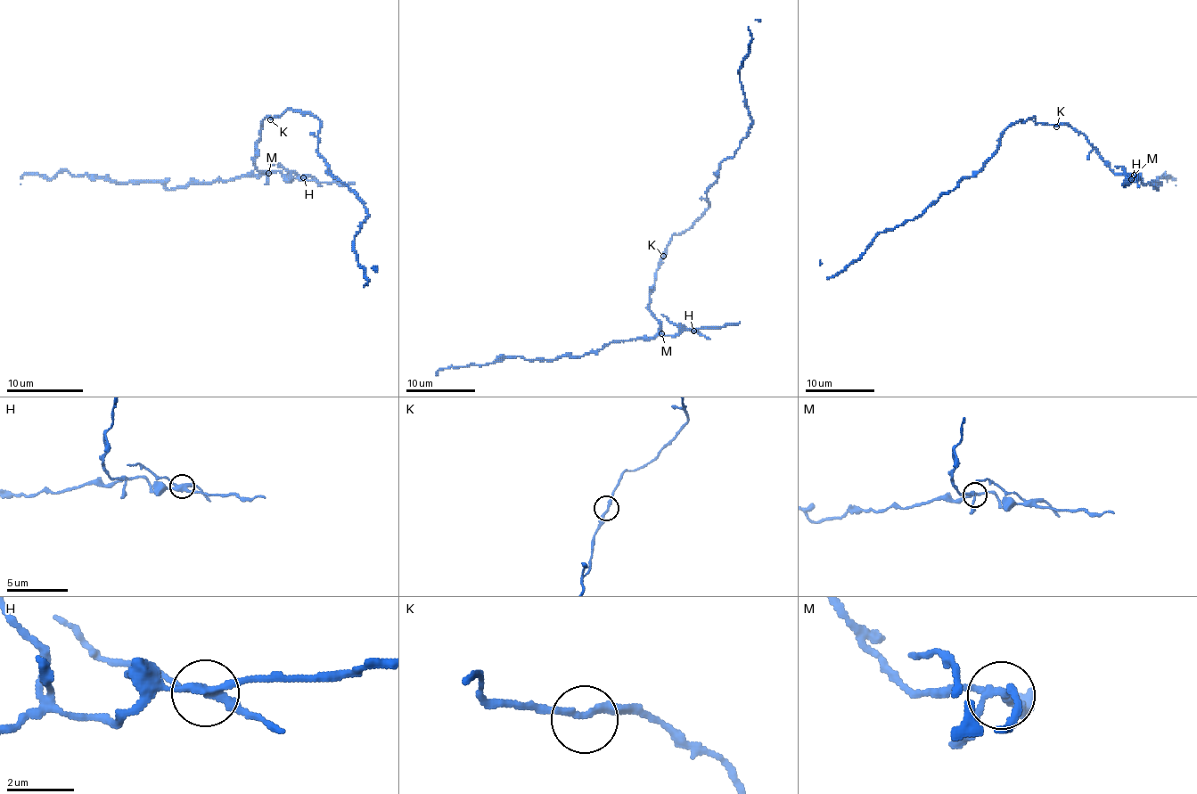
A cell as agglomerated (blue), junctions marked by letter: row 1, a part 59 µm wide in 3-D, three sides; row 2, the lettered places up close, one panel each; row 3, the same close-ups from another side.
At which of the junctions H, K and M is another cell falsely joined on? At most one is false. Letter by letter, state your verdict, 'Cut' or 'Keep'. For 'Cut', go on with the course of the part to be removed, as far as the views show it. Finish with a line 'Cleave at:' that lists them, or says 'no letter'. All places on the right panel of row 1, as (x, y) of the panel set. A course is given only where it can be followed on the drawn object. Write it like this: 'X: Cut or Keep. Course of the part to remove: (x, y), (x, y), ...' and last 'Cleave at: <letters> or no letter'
H: Cut. Course of the part to remove: (1130, 178), (1124, 169), (1115, 166)
K: Keep
M: Keep
Cleave at: H

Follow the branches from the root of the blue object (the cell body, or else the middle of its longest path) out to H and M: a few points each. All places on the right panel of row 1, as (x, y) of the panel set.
H: (1056, 125), (1068, 125), (1080, 132), (1115, 173), (1135, 173), (1135, 180), (1132, 182), (1130, 178)
M: (1056, 125), (1068, 125), (1080, 132), (1115, 173), (1134, 175)

